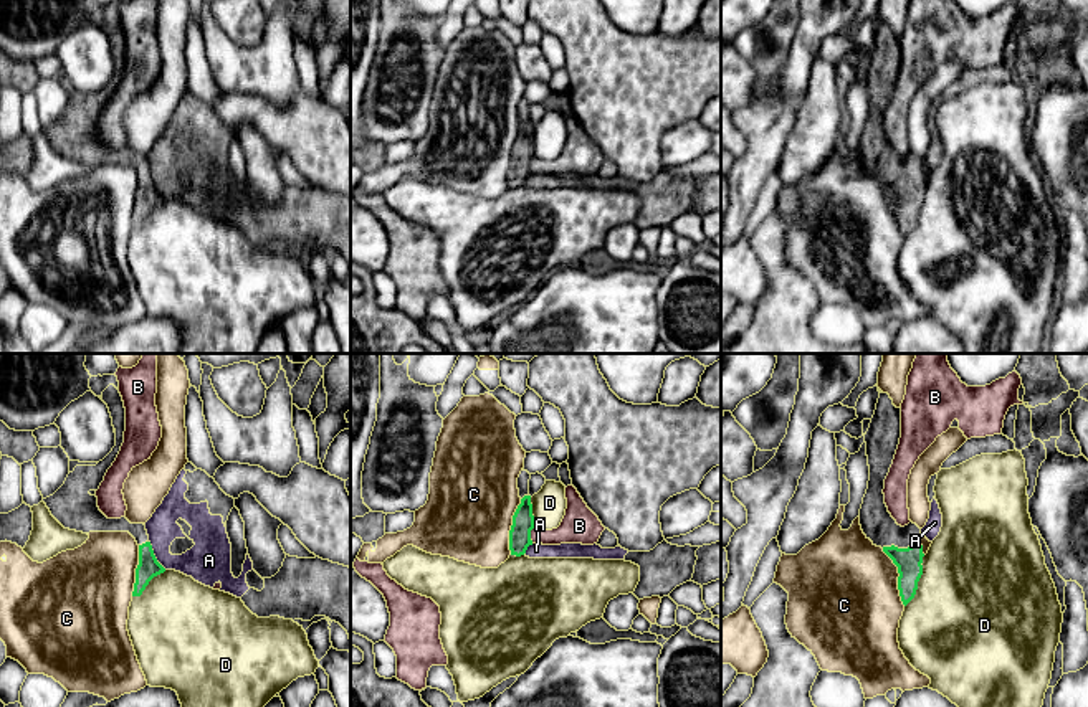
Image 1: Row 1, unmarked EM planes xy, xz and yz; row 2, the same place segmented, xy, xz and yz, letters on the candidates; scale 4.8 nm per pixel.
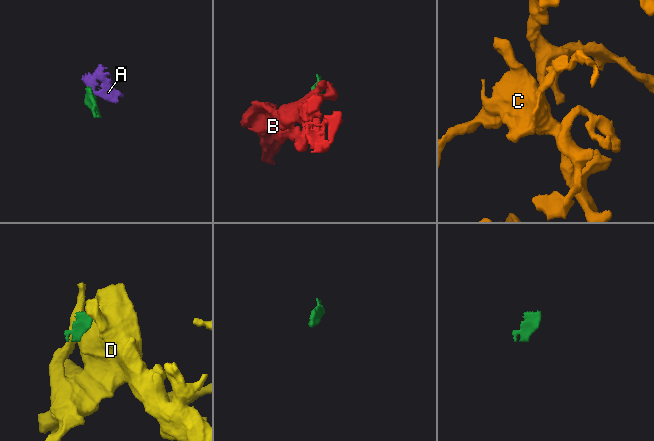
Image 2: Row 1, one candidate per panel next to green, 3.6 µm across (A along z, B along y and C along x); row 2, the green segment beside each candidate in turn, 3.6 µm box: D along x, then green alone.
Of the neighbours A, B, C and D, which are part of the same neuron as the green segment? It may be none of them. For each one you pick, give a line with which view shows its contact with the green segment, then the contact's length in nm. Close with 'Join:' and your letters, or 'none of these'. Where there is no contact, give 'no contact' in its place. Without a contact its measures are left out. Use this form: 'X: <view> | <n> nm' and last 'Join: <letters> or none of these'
Join: none of these

